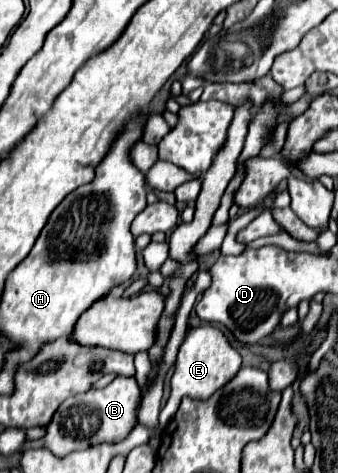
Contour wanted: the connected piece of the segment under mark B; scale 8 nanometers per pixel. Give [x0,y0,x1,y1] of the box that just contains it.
[42,375,142,457]

